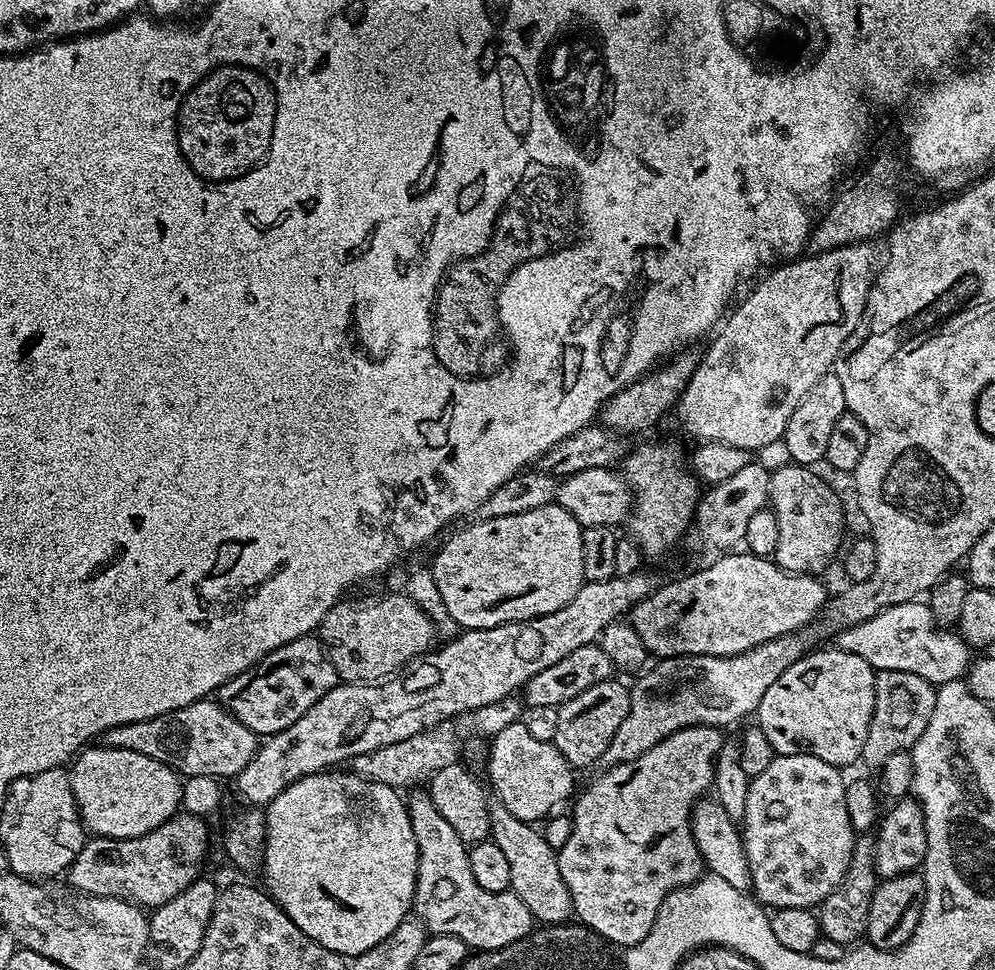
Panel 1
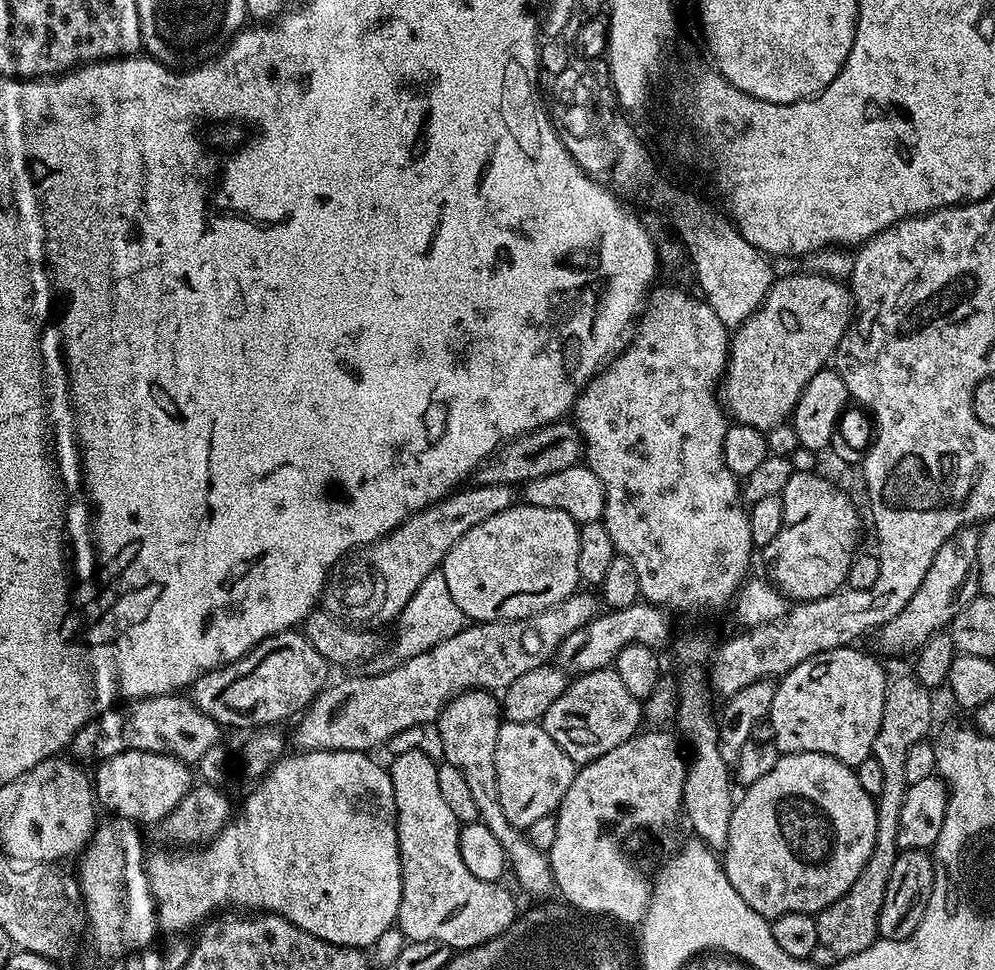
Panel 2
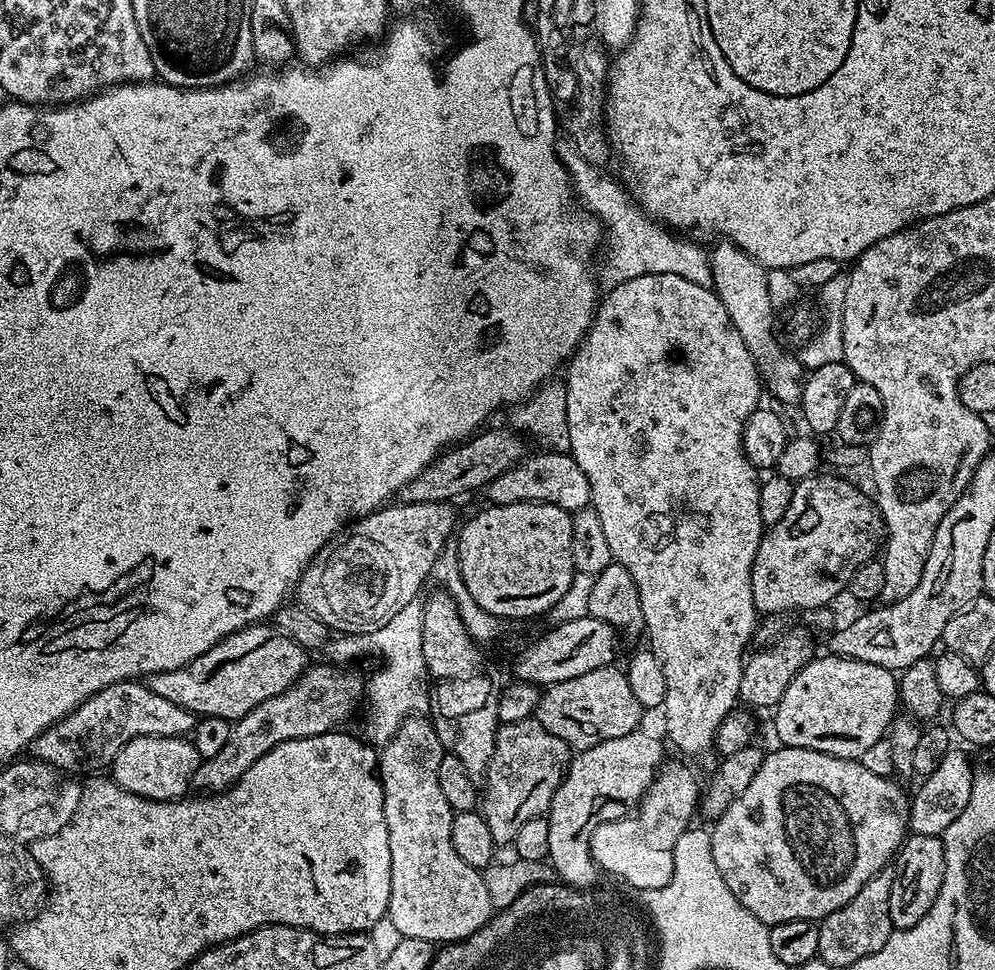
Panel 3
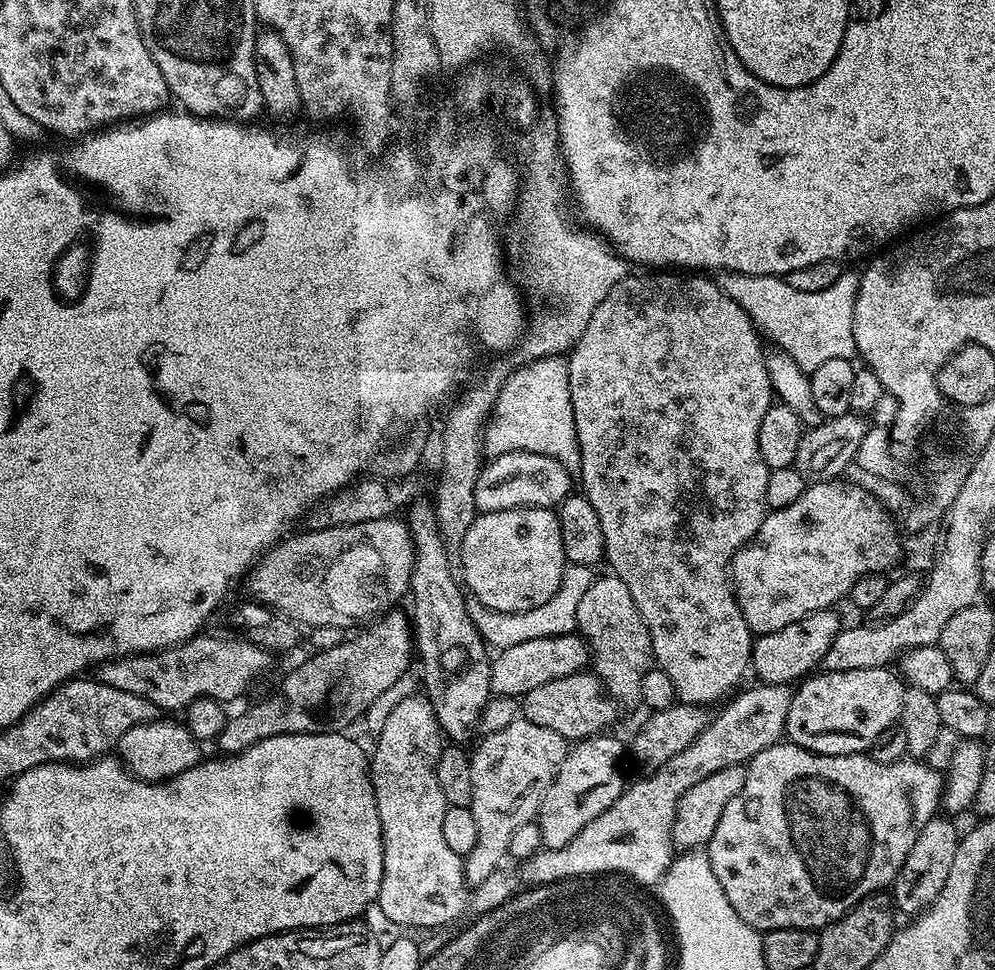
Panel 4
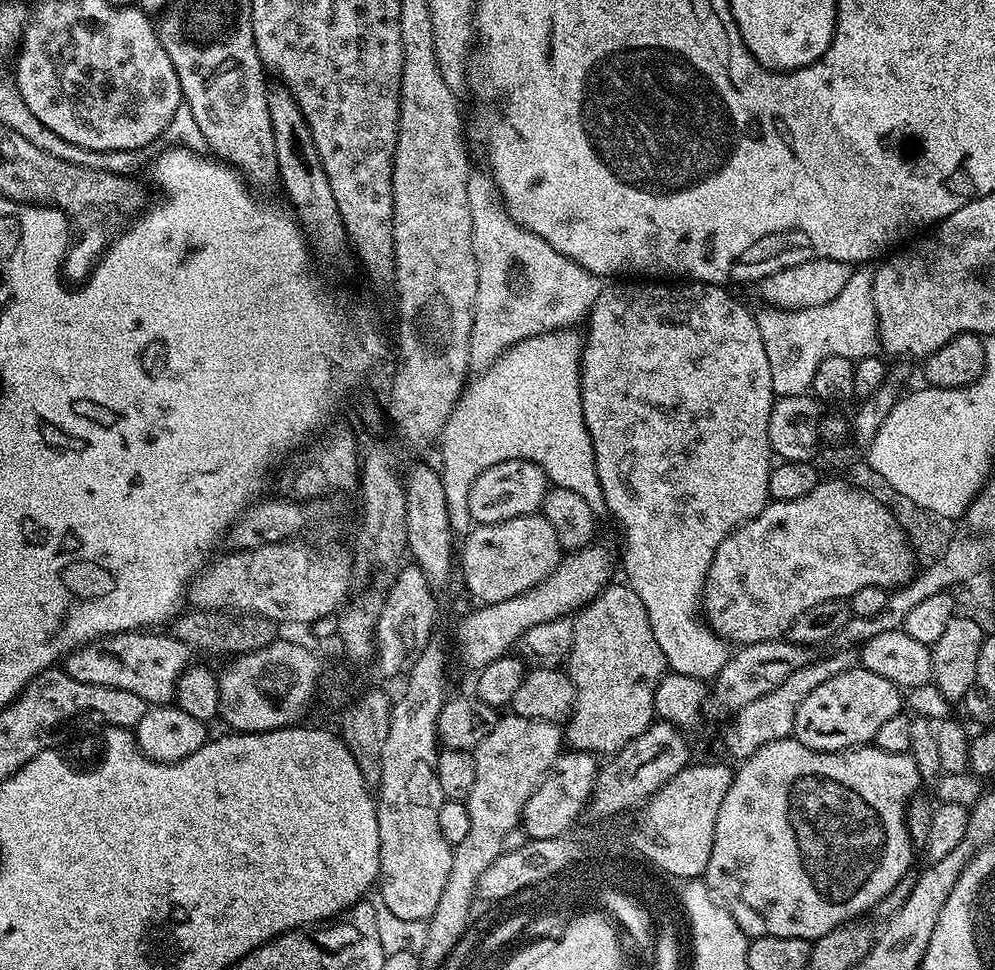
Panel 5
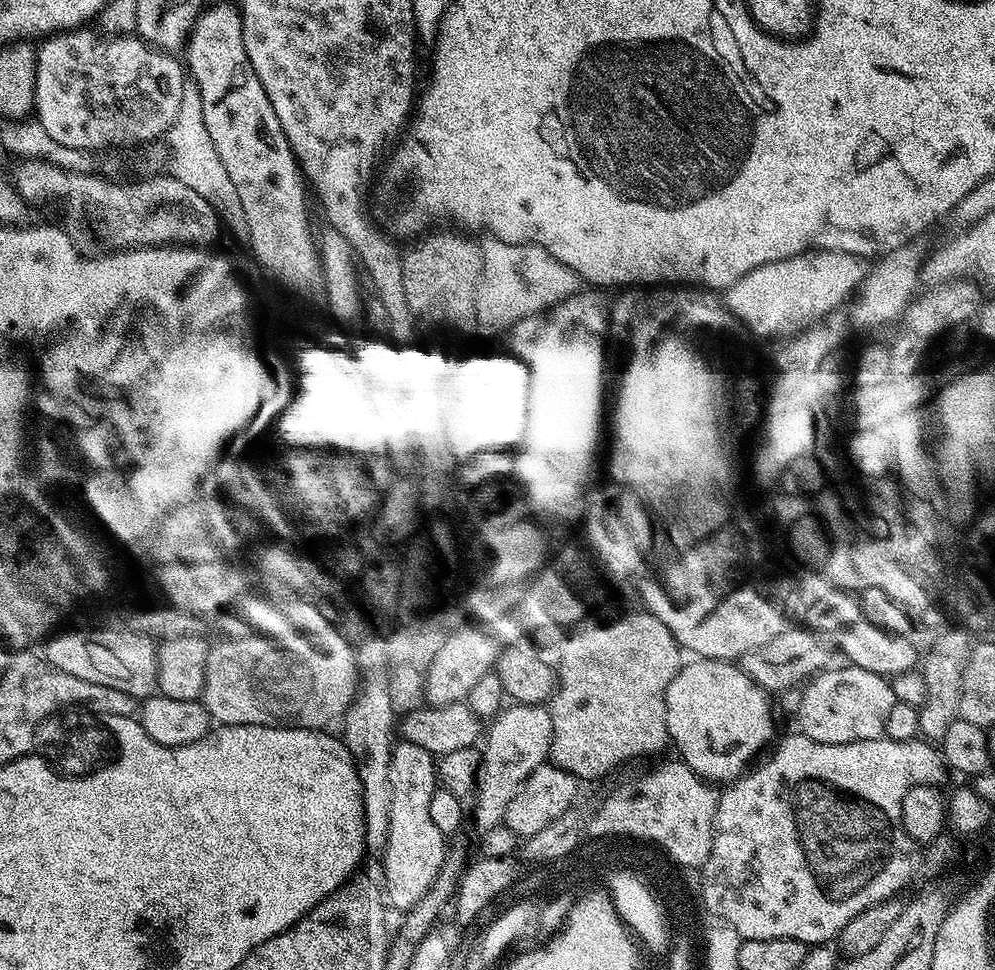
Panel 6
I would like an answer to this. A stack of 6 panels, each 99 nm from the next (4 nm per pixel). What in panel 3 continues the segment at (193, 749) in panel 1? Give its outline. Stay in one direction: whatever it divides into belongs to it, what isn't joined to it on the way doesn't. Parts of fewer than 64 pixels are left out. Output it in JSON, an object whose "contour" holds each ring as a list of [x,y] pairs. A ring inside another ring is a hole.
{"contour":[[[139,679],[123,680],[98,690],[90,699],[82,702],[82,706],[66,714],[66,718],[38,734],[30,752],[35,759],[52,765],[61,773],[87,777],[89,774],[103,773],[100,771],[103,768],[105,771],[114,762],[118,750],[122,750],[126,742],[143,736],[187,737],[196,722],[197,717],[193,712],[154,694],[147,683]]]}

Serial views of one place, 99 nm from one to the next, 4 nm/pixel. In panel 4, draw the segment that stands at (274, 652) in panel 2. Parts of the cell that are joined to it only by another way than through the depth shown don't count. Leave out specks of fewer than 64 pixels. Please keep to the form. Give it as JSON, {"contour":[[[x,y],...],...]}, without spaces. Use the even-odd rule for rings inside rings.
{"contour":[[[197,634],[184,644],[175,644],[160,652],[139,652],[136,656],[107,660],[95,669],[95,679],[106,686],[114,686],[114,690],[138,694],[138,698],[154,702],[156,708],[168,714],[179,713],[196,700],[205,698],[221,702],[238,699],[267,670],[269,652],[236,634],[228,634],[228,637],[204,635]]]}

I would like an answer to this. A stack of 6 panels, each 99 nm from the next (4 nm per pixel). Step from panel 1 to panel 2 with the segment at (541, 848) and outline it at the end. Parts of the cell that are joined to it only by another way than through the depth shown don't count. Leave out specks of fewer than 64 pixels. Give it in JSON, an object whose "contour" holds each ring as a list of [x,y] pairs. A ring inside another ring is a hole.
{"contour":[[[473,690],[456,696],[440,711],[440,748],[444,751],[443,763],[454,766],[470,786],[470,794],[478,806],[479,823],[485,824],[502,842],[502,850],[508,859],[508,868],[516,875],[520,888],[532,896],[544,896],[553,891],[552,867],[548,853],[538,850],[528,840],[523,828],[516,828],[502,810],[502,798],[498,798],[498,770],[494,770],[494,750],[498,742],[498,730],[502,723],[502,704],[491,691]]]}

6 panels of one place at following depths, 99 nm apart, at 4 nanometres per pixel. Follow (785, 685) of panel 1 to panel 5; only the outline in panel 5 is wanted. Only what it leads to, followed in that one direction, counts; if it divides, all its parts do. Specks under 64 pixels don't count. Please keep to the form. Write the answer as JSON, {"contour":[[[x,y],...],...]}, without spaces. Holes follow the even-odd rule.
{"contour":[[[857,666],[830,678],[830,682],[822,682],[822,686],[812,691],[802,706],[798,706],[794,739],[819,752],[843,752],[846,748],[868,746],[875,741],[879,728],[901,711],[901,689],[894,682],[882,678],[882,674]]]}

